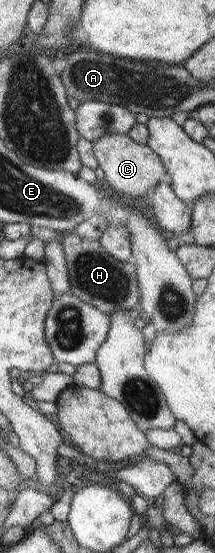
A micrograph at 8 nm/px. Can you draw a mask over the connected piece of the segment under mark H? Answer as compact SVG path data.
M72 230L61 234L58 240L64 253L70 294L92 305L105 315L110 315L112 310L129 310L136 302L139 302L137 276L132 261L112 258L100 246L99 240L84 240Z

